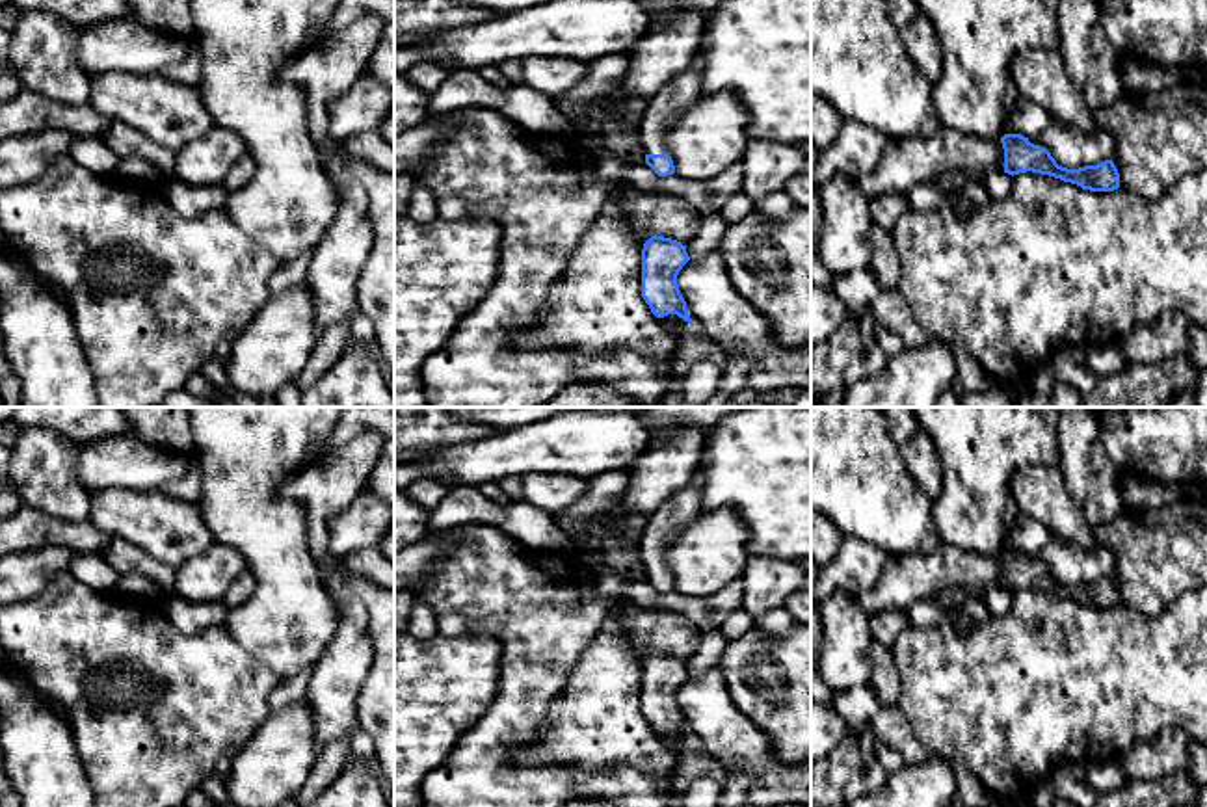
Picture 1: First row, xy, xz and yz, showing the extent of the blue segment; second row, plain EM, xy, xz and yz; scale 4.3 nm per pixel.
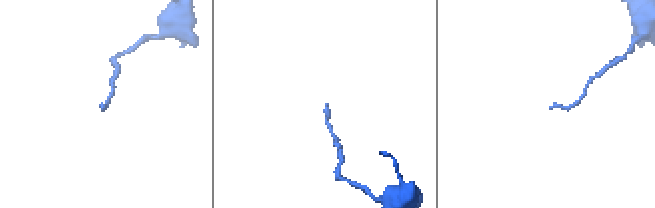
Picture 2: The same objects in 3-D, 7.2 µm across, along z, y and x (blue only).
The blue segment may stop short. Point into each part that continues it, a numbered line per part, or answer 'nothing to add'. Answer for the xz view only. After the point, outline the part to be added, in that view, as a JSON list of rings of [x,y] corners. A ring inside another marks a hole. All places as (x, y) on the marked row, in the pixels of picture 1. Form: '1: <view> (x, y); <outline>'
1: xz (681, 92); [[[696,54],[690,67],[664,84],[645,106],[638,123],[645,154],[666,154],[664,136],[675,117],[701,97],[703,56]]]

